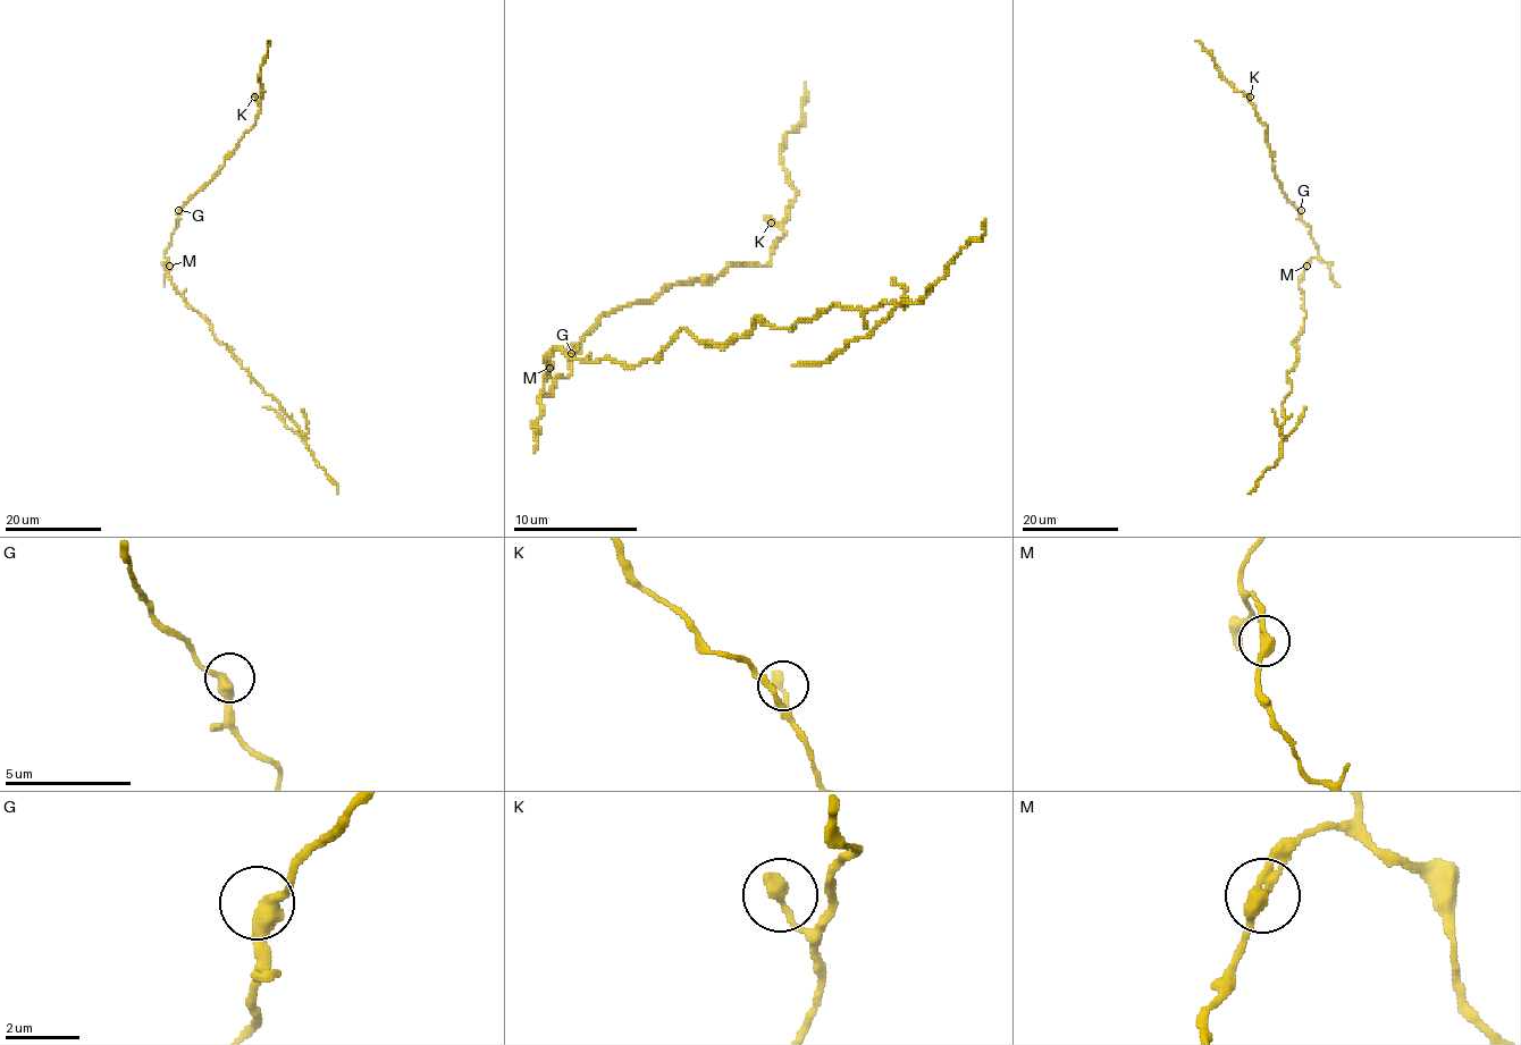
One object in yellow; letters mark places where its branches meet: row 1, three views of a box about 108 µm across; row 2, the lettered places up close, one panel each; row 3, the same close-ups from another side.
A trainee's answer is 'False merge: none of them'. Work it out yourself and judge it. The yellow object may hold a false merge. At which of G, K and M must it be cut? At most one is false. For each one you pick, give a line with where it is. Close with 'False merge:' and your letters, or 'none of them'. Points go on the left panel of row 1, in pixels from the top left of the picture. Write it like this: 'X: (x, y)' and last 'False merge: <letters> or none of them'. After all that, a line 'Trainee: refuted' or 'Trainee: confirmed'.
M: (169, 266)
False merge: M
Trainee: refuted

